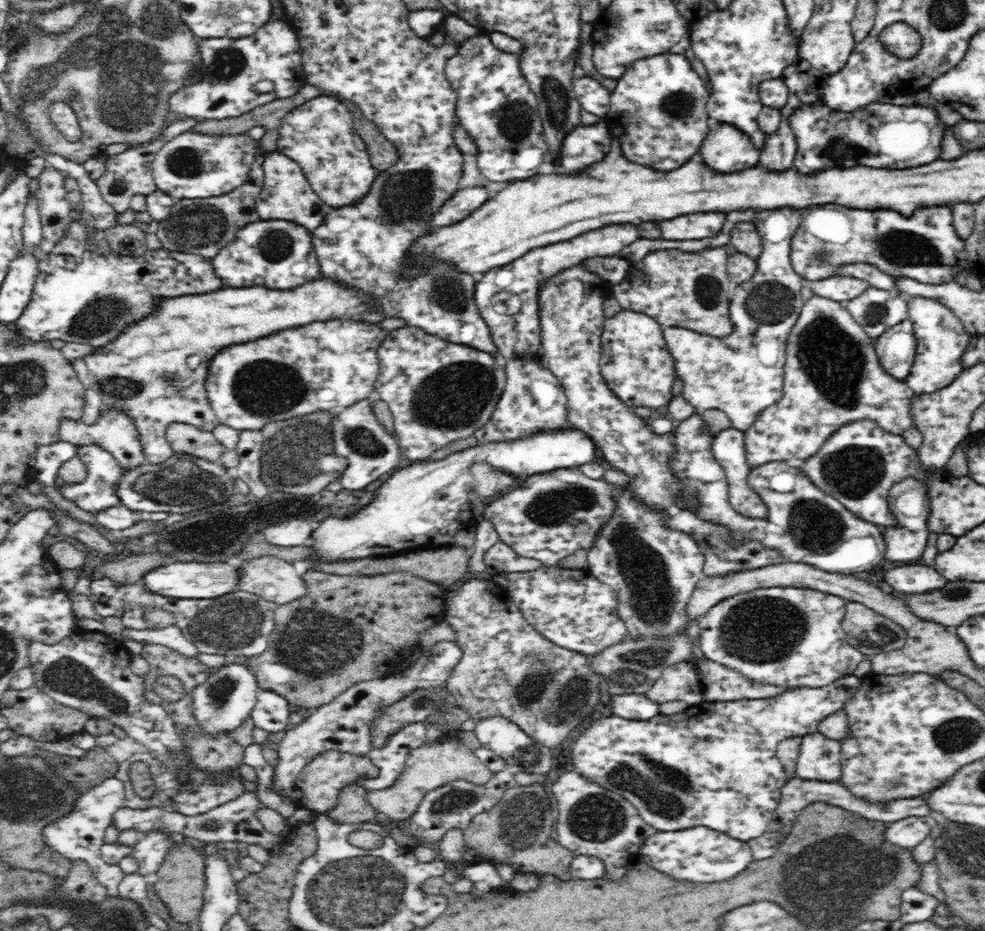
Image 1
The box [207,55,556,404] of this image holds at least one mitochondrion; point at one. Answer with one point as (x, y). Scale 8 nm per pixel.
(403, 193)

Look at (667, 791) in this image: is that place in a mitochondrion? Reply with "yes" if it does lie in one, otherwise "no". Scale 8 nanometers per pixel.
yes

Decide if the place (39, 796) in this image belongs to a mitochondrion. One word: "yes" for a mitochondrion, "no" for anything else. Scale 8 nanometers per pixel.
yes

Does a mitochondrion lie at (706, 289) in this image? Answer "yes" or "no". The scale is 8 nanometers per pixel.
yes

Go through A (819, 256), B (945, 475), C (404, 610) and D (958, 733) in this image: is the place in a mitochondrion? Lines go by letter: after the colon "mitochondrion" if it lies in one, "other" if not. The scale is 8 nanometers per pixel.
A: mitochondrion
B: other
C: other
D: mitochondrion

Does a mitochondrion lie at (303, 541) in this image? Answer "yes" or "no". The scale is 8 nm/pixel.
no

